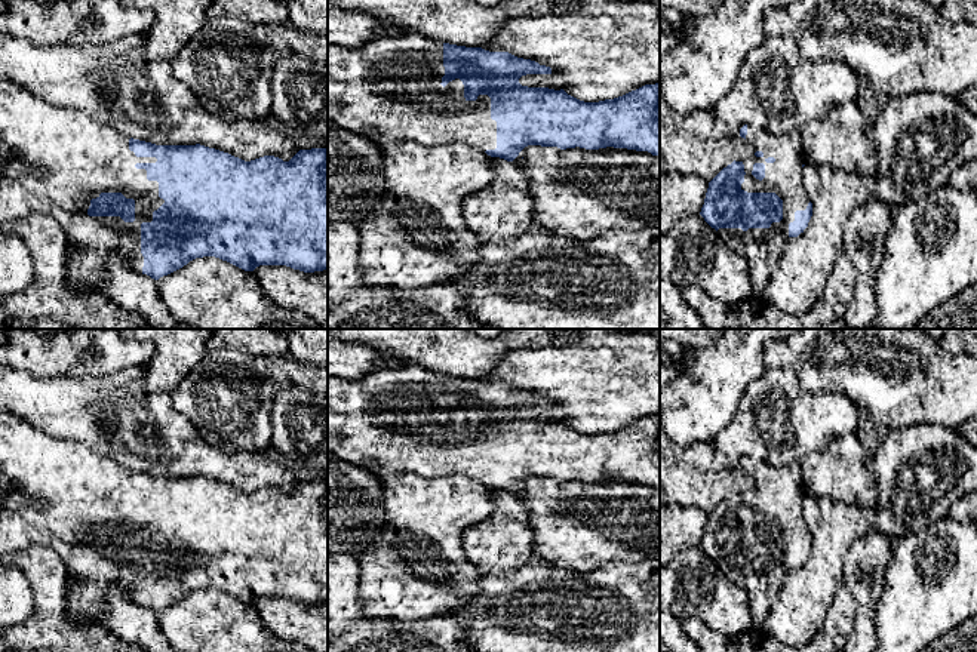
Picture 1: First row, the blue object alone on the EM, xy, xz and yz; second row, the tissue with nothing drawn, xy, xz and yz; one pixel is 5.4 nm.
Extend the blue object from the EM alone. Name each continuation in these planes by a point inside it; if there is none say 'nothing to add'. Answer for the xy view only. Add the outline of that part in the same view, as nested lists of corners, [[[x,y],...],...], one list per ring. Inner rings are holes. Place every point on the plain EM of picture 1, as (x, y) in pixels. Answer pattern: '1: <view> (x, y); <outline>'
1: xy (63, 491); [[[0,412],[0,468],[10,479],[13,488],[0,510],[0,556],[28,547],[46,547],[59,554],[70,579],[65,596],[65,618],[79,628],[95,625],[102,619],[108,608],[108,590],[120,587],[130,602],[142,605],[144,588],[141,585],[141,556],[153,553],[153,544],[165,532],[159,529],[159,514],[147,511],[145,501],[136,501],[136,495],[156,495],[156,489],[136,489],[129,482],[129,468],[96,452],[87,445],[56,439],[31,427],[28,422]],[[101,525],[122,525],[135,532],[135,553],[125,554],[120,548],[89,548],[90,532]]]

